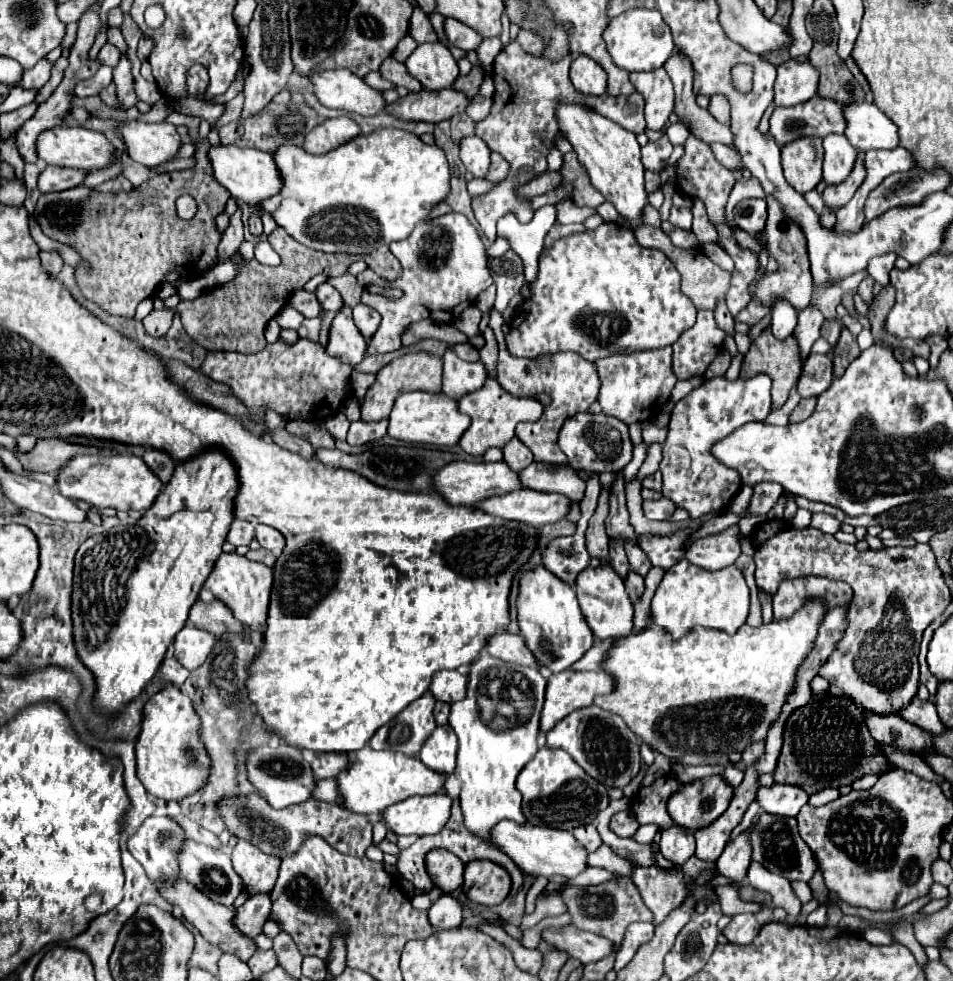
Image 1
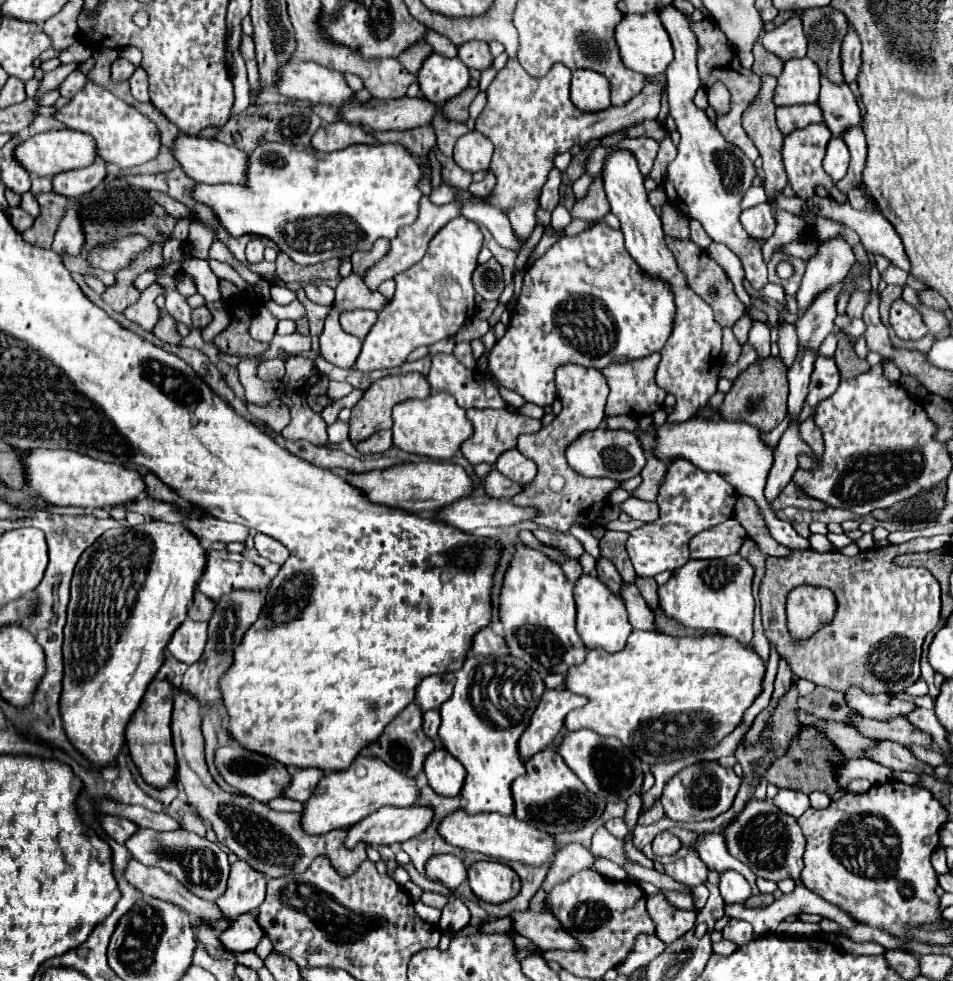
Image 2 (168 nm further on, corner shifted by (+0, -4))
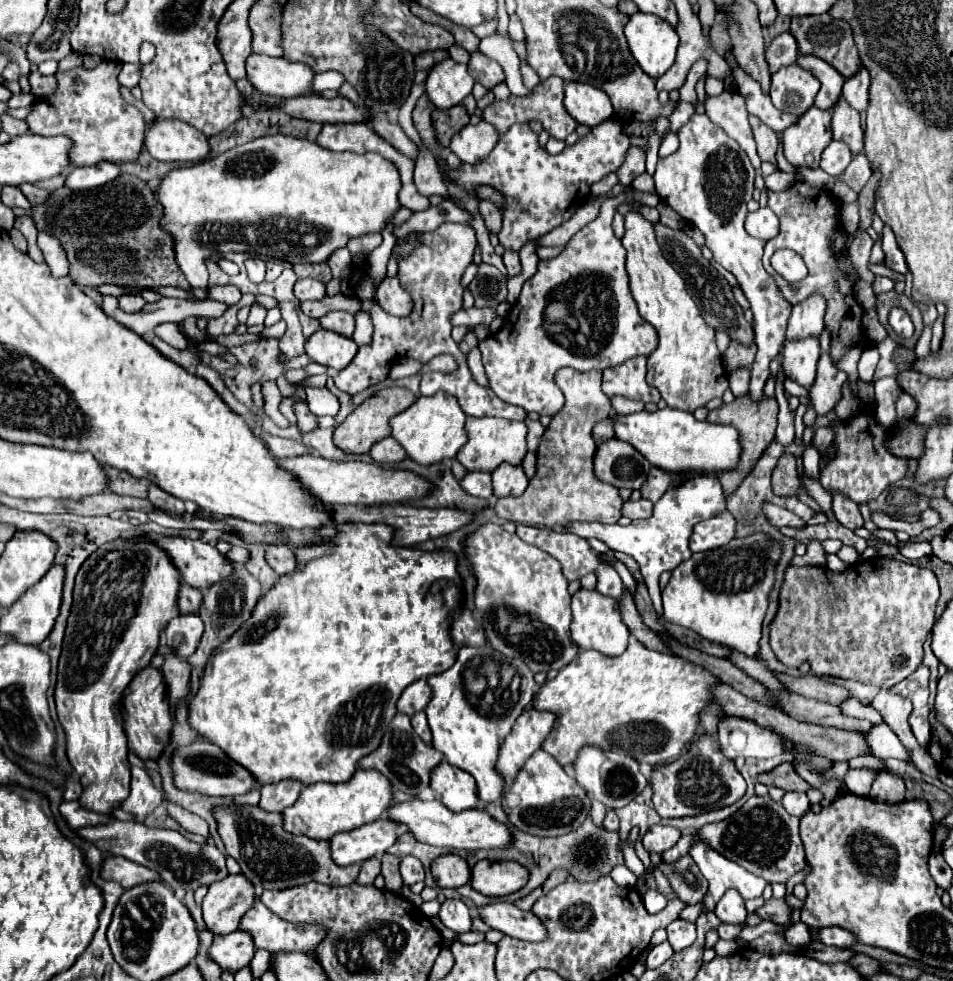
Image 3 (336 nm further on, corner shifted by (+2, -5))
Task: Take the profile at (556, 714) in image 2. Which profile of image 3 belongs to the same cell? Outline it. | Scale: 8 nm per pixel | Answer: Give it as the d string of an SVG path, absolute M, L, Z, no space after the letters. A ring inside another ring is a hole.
M526 709L512 729L512 733L504 739L498 757L498 773L500 777L512 781L520 767L536 753L554 725L554 713L542 713L536 709Z

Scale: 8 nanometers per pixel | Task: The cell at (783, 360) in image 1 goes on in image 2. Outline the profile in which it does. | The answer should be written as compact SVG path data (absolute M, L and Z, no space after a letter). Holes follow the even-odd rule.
M768 356L768 358L756 358L754 364L750 364L732 384L730 392L726 394L720 410L722 416L726 416L726 420L744 420L748 424L754 424L756 428L760 428L760 432L768 432L772 428L776 428L776 424L780 424L786 414L788 414L788 404L786 404L786 396L788 396L788 380L786 380L786 364L782 364L780 356Z

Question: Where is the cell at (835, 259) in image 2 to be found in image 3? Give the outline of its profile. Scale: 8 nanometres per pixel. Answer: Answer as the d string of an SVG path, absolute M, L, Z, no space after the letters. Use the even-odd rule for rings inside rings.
M812 295L800 305L794 305L788 321L786 337L790 341L804 339L804 337L820 337L824 329L824 323L822 323L824 311L826 311L826 301L822 295Z

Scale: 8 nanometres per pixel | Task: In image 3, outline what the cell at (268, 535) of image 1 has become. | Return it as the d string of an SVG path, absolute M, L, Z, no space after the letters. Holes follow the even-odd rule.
M282 545L266 547L266 561L278 575L288 575L296 569L296 555L292 549Z

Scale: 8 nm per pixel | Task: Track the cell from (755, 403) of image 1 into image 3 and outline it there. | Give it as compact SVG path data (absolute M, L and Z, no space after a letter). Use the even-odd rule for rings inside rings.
M700 473L700 475L688 477L680 487L668 489L660 497L660 501L654 505L654 515L650 519L632 521L628 527L622 527L618 523L604 525L604 523L596 523L596 521L580 521L580 523L568 525L566 531L580 535L584 539L596 537L596 539L604 541L610 549L632 555L640 563L640 571L646 579L646 587L648 587L652 605L658 611L658 615L662 615L662 599L660 599L660 587L658 587L660 573L670 571L670 569L678 567L682 561L690 559L692 551L688 549L688 539L692 535L692 527L704 519L714 517L720 511L726 511L726 497L722 493L722 485L720 485L718 477L710 475L710 473L704 473L704 475Z

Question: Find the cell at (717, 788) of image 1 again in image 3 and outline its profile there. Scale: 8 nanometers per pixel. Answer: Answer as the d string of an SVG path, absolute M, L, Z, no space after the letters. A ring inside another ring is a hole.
M700 735L674 763L654 767L650 785L654 791L652 803L660 817L686 817L722 809L746 793L744 777L738 773L734 761L720 753L720 743L714 735Z

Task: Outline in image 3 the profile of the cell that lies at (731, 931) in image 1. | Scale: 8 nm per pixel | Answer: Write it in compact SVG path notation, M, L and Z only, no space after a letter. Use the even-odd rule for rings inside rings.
M720 923L718 925L718 935L720 939L734 939L740 931L742 931L744 925L728 925L728 923Z

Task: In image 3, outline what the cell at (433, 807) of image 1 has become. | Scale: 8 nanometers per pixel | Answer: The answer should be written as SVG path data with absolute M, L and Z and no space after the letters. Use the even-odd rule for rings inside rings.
M378 819L354 831L338 833L330 839L330 857L336 865L346 867L372 857L382 857L398 839L398 823Z

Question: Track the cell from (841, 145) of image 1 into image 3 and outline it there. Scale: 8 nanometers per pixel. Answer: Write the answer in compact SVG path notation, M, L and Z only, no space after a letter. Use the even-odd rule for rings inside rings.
M830 141L830 145L822 153L820 167L828 175L838 177L838 175L842 175L846 171L850 161L852 161L852 153L850 153L848 145L844 145L844 141Z

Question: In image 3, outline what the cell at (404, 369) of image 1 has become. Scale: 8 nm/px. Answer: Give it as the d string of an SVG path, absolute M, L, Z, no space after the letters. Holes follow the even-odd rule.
M392 387L392 389L382 389L378 391L374 397L366 399L360 407L356 407L342 425L338 425L334 429L334 445L338 449L342 449L344 453L368 453L370 447L378 441L382 441L384 437L390 435L390 417L402 413L404 409L408 409L412 403L416 401L416 397L412 393L408 393L408 389L400 389L400 387Z

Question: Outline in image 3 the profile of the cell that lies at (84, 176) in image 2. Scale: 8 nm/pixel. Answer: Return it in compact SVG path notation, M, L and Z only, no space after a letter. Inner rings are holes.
M102 161L100 165L74 169L66 179L66 187L72 191L94 189L94 187L100 187L100 185L116 179L118 175L120 175L120 165L116 165L112 161Z

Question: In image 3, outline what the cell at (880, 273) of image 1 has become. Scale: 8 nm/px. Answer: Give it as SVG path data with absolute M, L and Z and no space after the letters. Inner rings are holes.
M884 227L884 231L882 231L882 251L886 255L884 257L884 265L886 267L890 267L890 269L894 269L894 271L898 271L902 275L908 273L908 265L904 261L904 253L900 251L900 247L896 243L896 237L894 237L890 227Z

